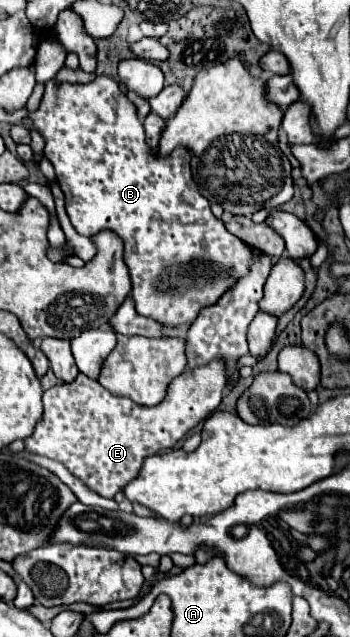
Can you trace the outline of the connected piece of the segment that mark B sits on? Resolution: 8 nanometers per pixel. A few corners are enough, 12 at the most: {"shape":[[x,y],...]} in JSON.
{"shape":[[111,77],[33,127],[77,233],[125,241],[135,309],[191,323],[251,271]]}

